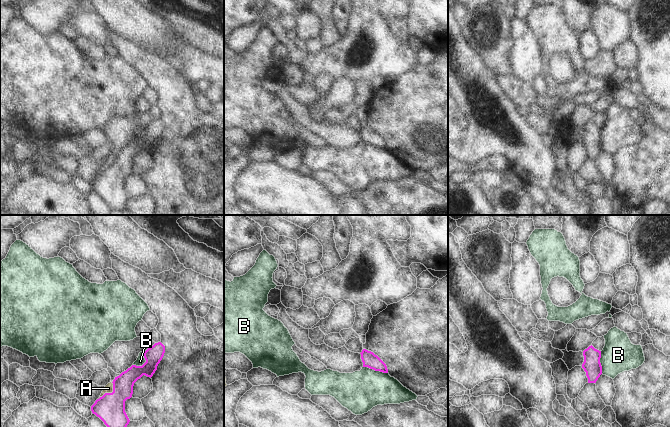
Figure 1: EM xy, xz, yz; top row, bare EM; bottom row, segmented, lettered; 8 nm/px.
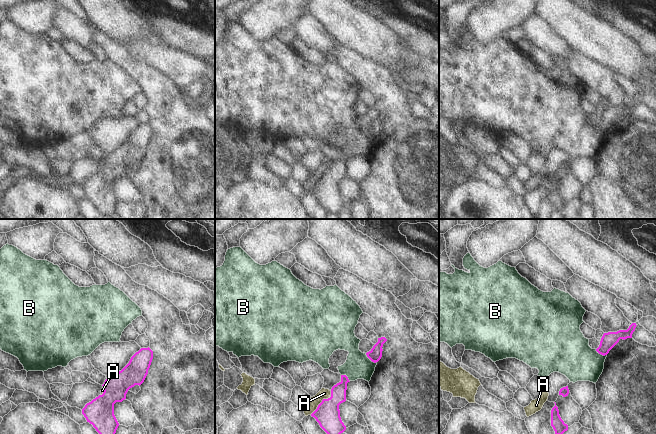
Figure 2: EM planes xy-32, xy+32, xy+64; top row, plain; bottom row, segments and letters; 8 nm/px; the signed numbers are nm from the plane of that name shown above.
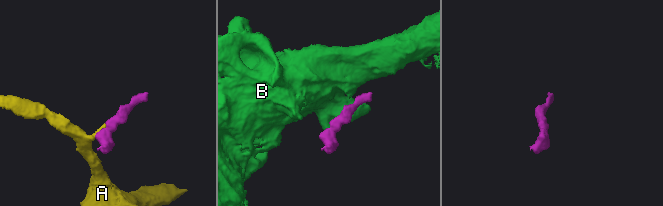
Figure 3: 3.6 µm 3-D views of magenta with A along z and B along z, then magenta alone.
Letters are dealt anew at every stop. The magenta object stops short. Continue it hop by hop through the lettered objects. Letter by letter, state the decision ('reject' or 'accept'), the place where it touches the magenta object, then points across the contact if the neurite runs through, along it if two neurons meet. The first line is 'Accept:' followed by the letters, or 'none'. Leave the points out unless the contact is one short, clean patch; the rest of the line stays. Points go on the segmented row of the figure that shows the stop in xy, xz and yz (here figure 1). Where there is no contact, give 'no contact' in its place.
Accept: none
A: reject | xy (110, 393) | along xy (112, 382), (112, 391), (105, 392), (99, 398)
B: reject | xz (375, 370) | along xz (363, 366), (387, 373)

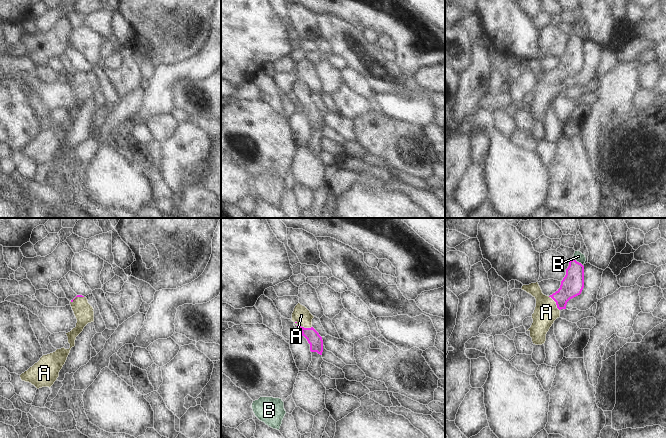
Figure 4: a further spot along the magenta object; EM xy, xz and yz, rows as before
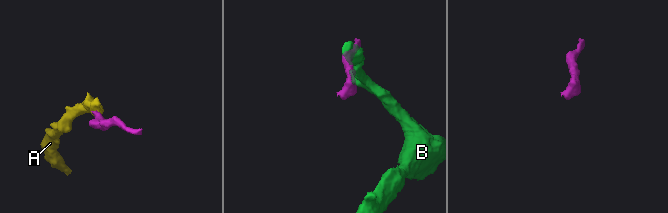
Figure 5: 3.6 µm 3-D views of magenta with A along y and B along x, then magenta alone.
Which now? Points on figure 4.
Accept: A
A: accept | xz (303, 327) | across xz (314, 339), (303, 327), (301, 315)
B: reject | yz (578, 262) | along yz (573, 258), (583, 266)

